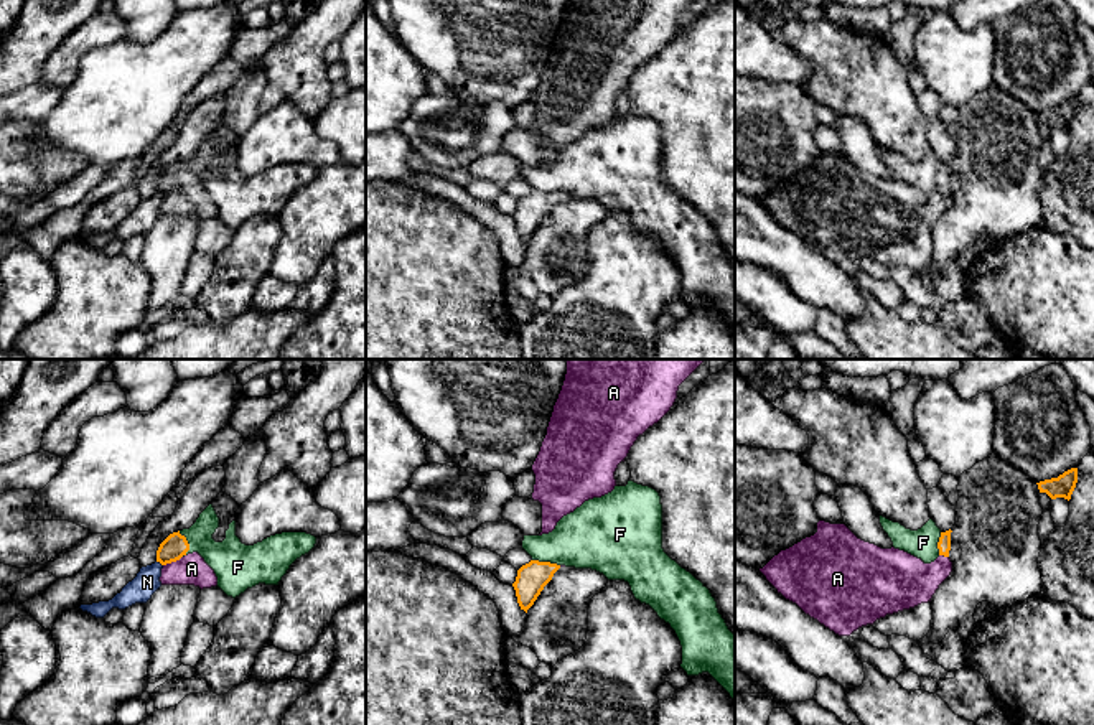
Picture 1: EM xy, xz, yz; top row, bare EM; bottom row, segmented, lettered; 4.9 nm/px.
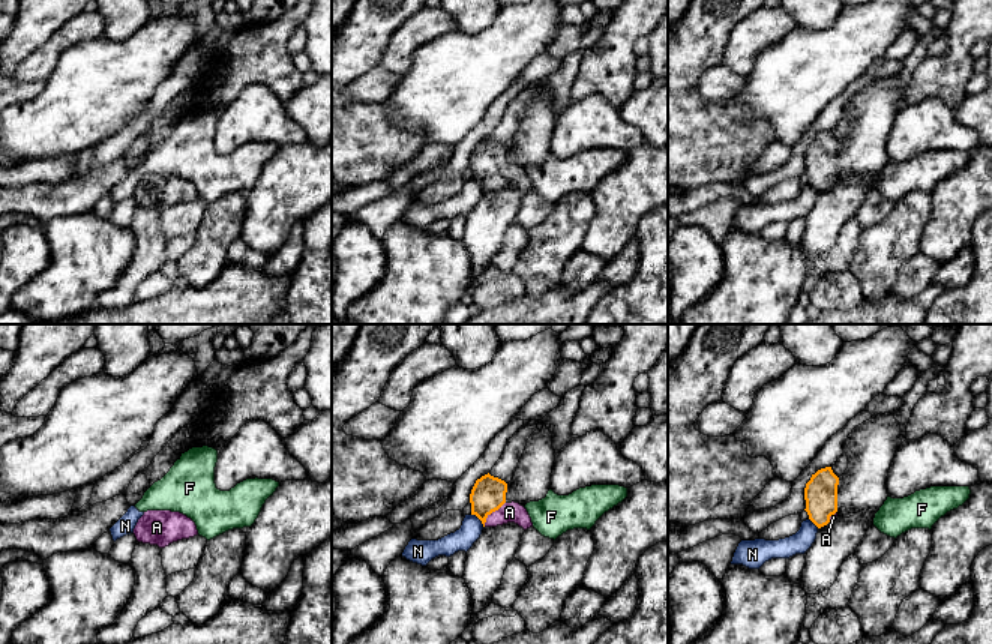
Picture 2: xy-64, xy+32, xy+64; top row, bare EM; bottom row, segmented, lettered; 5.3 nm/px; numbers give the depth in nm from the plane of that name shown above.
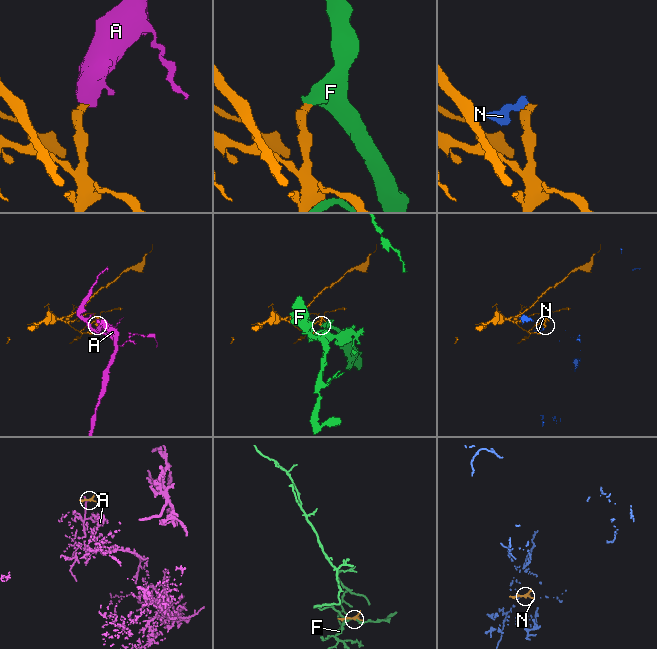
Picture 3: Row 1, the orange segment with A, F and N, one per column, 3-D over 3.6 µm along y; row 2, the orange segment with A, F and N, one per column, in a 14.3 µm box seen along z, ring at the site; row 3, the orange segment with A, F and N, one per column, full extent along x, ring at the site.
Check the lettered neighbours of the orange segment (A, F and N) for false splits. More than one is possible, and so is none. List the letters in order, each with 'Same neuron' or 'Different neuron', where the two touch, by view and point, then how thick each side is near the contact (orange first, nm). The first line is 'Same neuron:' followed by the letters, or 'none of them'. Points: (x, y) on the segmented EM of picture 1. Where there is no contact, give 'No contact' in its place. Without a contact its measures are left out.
Same neuron: A
A: Same neuron. Touches orange at xy (172, 561). Thickness 120 nm (orange) against 150 nm
F: Different neuron. Touches orange at xy (188, 544). Thickness 120 nm (orange) against 220 nm
N: Different neuron. Touches orange at xy (160, 562). Thickness 120 nm (orange) against 120 nm

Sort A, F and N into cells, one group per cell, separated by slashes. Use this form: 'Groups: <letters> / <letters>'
Groups: A / F N

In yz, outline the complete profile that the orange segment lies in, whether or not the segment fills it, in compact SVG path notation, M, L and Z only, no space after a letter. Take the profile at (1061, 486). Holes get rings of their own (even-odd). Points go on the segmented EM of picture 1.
M1071 468L1058 478L1045 479L1036 483L1040 493L1046 493L1051 499L1064 498L1071 499L1071 494L1078 483L1078 468Z

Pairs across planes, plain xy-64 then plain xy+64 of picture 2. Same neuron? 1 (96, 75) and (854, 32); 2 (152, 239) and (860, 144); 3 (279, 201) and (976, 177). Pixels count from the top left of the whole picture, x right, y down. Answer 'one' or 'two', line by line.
1: one
2: one
3: one

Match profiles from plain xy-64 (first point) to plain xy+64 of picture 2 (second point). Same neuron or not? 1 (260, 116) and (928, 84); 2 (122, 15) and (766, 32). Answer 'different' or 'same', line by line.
1: different
2: different

